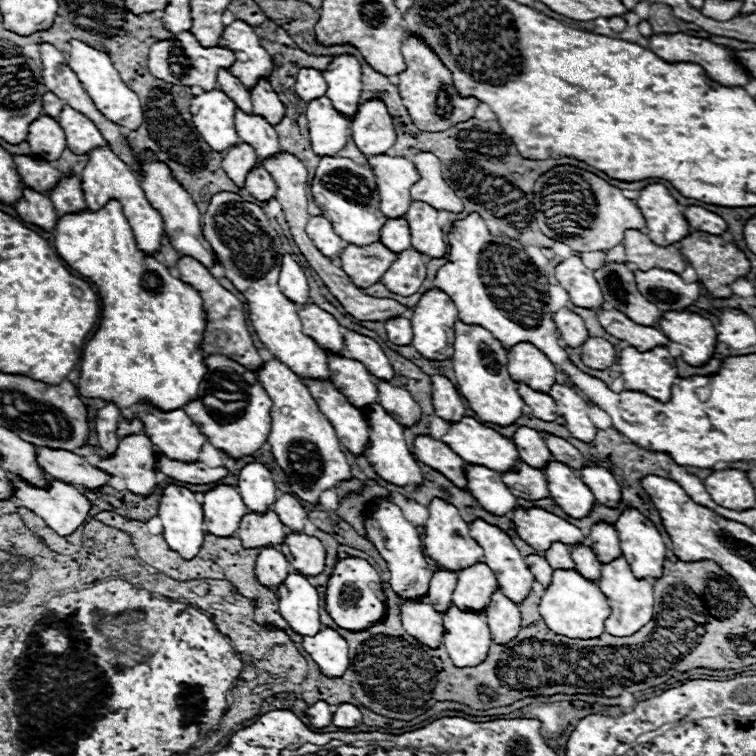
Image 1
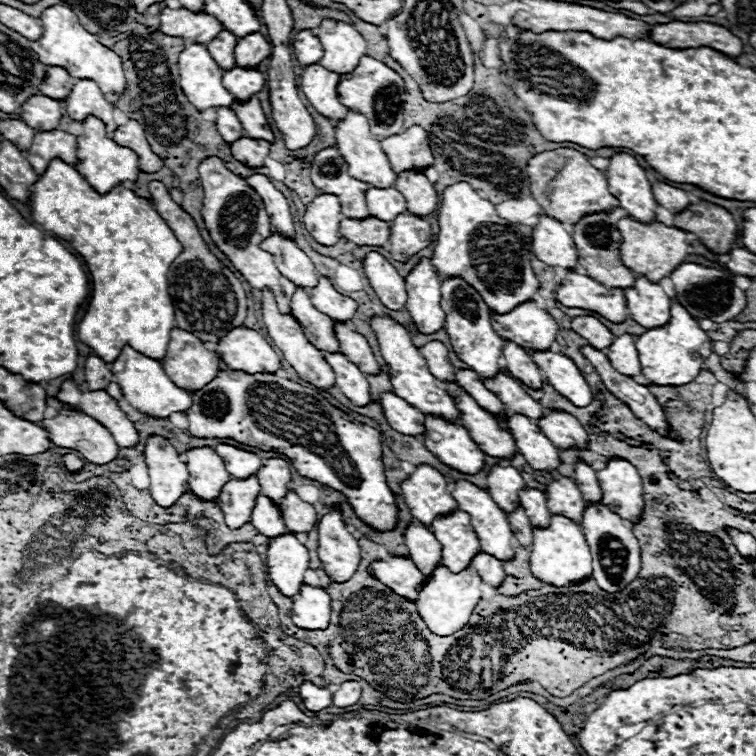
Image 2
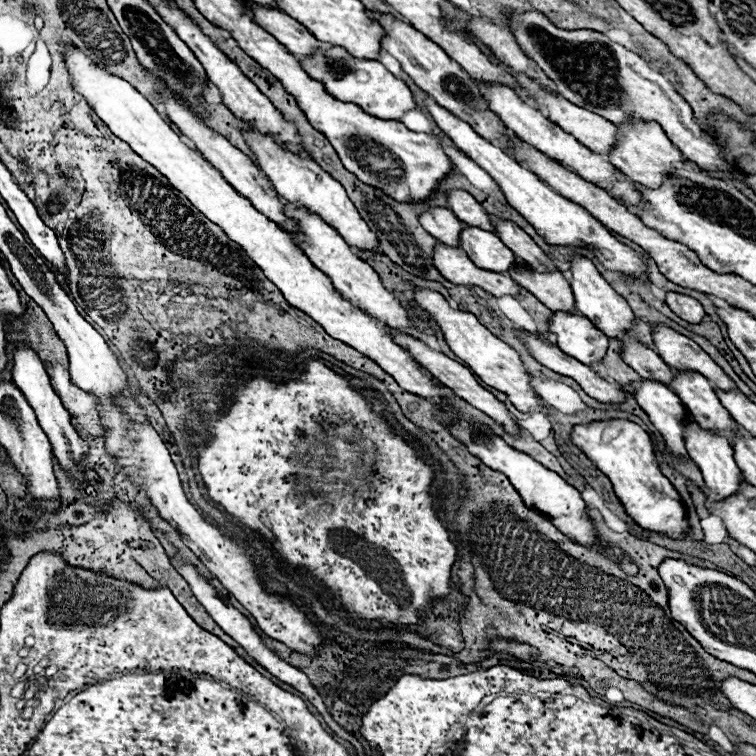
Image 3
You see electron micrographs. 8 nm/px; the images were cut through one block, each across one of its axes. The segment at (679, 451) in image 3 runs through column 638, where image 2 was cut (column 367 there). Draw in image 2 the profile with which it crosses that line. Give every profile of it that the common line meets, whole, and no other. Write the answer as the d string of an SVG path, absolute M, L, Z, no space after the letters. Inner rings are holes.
M324 354L324 358L336 372L336 386L354 406L366 406L374 400L370 396L370 384L356 364L352 364L344 354Z

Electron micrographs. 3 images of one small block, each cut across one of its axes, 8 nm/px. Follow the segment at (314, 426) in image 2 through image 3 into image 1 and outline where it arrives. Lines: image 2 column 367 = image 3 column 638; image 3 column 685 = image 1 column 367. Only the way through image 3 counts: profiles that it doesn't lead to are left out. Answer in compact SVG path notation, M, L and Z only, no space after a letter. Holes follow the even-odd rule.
M378 498L364 516L364 528L366 528L366 536L368 540L372 540L372 544L376 546L376 550L380 552L380 556L386 560L388 564L388 572L390 572L390 586L398 596L406 596L406 598L422 598L428 594L428 584L432 578L432 568L426 564L424 558L424 550L422 550L422 540L420 534L416 530L414 524L410 524L402 510L392 504L388 498Z

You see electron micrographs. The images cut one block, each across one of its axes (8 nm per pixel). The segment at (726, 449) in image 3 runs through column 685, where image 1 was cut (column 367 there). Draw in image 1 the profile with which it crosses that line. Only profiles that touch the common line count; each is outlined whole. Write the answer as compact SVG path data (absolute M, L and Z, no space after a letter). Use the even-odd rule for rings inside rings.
M306 380L308 390L312 396L316 396L316 404L320 404L320 412L332 420L332 426L336 428L336 436L340 436L340 444L348 448L354 456L364 452L364 446L368 442L368 424L356 406L348 402L348 398L336 390L332 380Z

